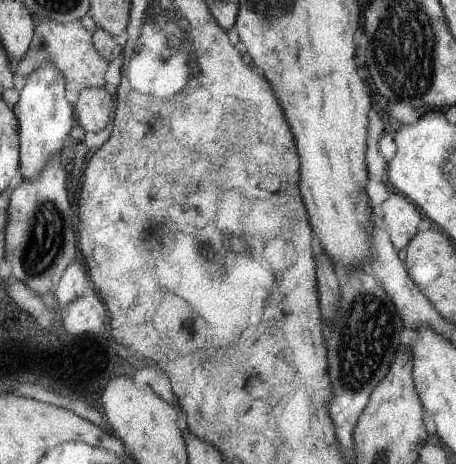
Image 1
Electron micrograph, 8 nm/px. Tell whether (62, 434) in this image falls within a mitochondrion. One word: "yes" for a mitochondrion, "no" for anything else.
no

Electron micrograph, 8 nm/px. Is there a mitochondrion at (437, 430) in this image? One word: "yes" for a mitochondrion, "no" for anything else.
no

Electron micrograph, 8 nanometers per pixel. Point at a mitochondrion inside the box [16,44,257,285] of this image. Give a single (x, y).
(45, 243)

